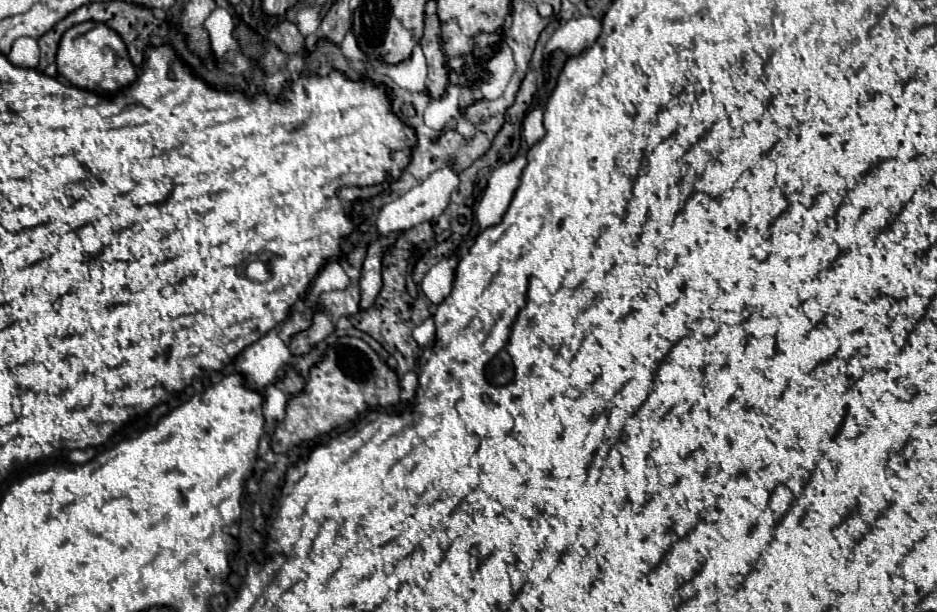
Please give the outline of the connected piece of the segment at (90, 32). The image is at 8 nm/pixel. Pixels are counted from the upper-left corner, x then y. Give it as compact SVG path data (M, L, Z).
M79 23L77 27L71 27L69 31L65 31L57 49L57 71L71 85L89 89L101 95L117 93L119 89L127 87L137 79L137 73L127 55L125 43L113 29L105 27L103 23Z

